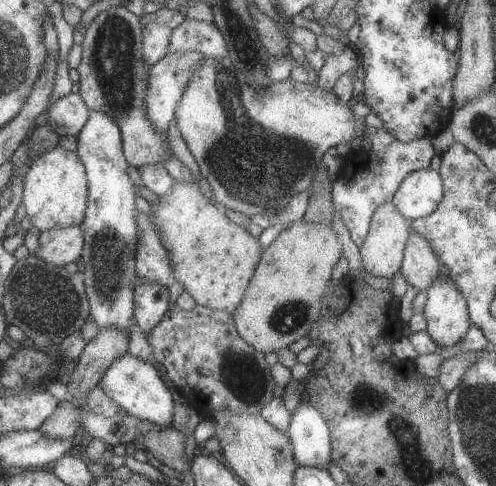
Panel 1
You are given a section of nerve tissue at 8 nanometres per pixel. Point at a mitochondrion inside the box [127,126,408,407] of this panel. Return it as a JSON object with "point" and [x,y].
{"point":[286,318]}

